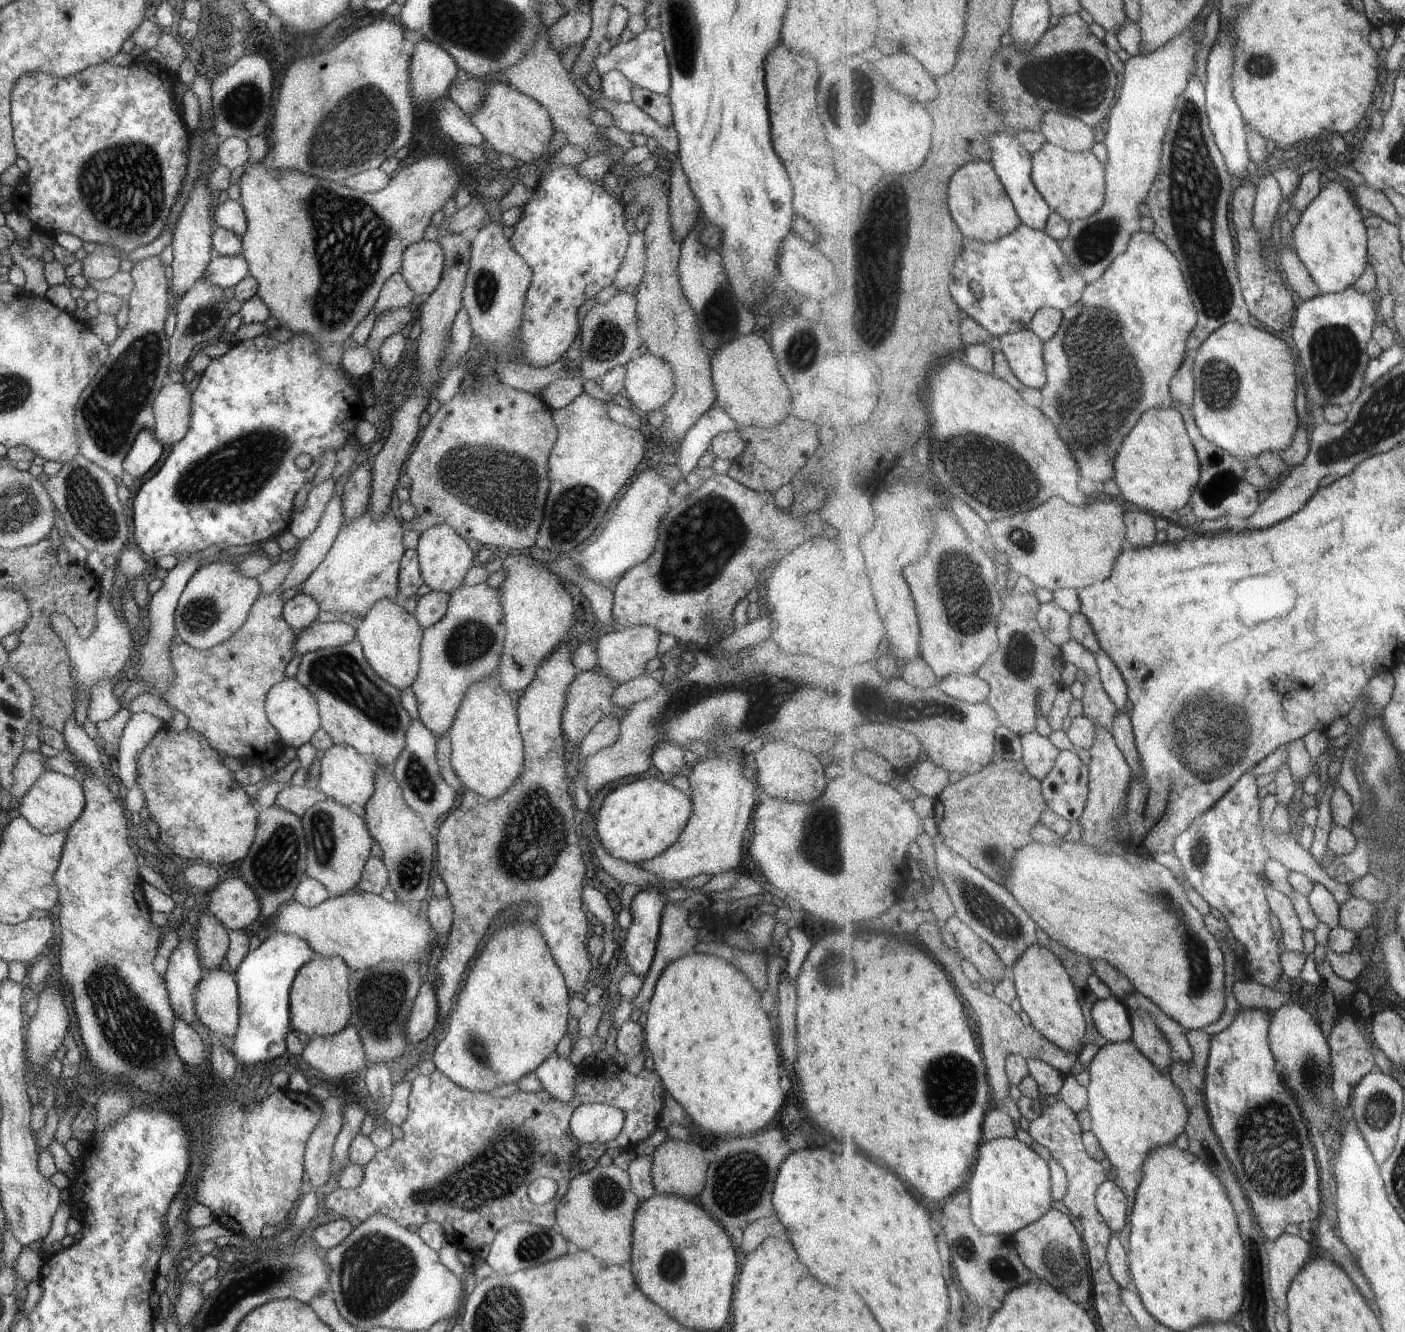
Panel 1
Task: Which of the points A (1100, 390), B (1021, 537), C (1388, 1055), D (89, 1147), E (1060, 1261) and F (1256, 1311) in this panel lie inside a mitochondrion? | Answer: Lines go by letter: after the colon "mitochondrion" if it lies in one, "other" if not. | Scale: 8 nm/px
A: mitochondrion
B: mitochondrion
C: other
D: other
E: mitochondrion
F: mitochondrion

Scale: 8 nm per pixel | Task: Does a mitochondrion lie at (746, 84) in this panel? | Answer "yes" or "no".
no

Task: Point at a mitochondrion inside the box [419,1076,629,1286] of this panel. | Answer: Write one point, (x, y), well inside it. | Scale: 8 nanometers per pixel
(607, 1191)

